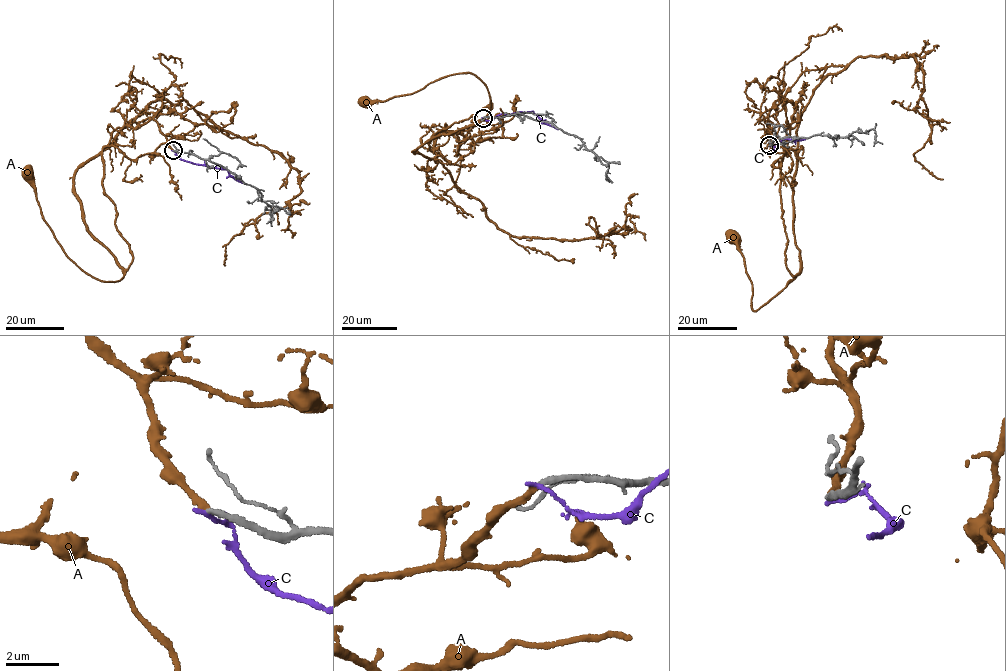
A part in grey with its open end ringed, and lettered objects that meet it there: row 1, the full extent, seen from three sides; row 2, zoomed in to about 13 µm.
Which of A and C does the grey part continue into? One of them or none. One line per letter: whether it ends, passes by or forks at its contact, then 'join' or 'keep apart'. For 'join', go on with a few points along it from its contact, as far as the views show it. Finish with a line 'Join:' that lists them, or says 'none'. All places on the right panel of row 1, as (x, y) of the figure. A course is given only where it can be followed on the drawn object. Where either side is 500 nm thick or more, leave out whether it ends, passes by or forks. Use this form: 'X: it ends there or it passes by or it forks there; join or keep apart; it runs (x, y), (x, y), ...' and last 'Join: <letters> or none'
A: it ends there; join; it runs (769, 145), (768, 122), (768, 137), (788, 150), (781, 216), (795, 277), (755, 312), (732, 236)
C: it ends there; keep apart
Join: A

